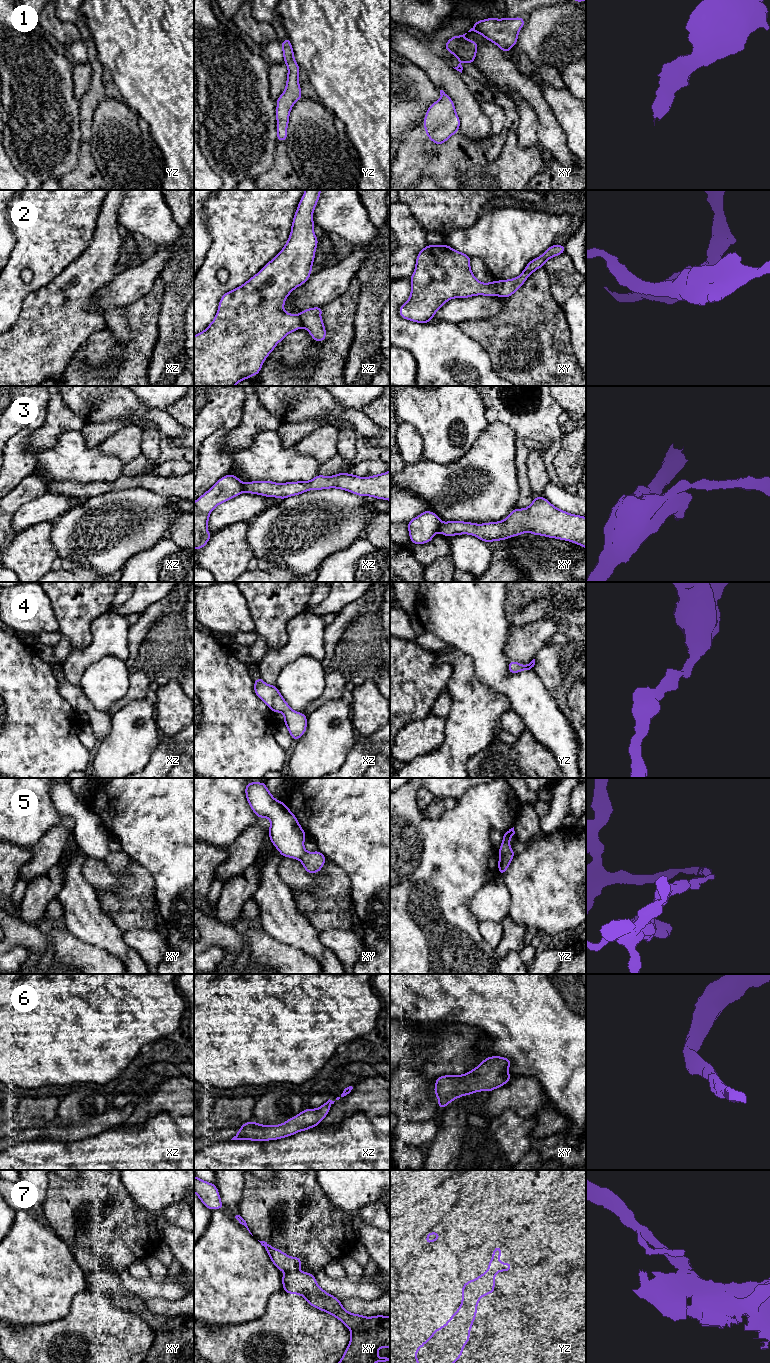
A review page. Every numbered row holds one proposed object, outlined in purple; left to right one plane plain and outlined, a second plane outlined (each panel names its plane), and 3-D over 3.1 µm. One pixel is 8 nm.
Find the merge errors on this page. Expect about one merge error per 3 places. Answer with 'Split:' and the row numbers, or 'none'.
Split: 2, 3, 5, 7

